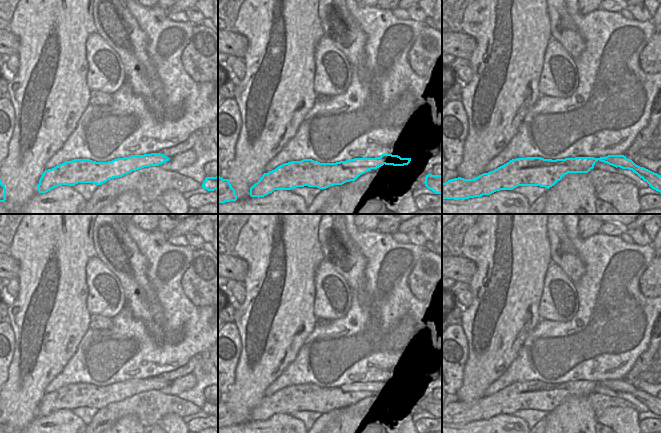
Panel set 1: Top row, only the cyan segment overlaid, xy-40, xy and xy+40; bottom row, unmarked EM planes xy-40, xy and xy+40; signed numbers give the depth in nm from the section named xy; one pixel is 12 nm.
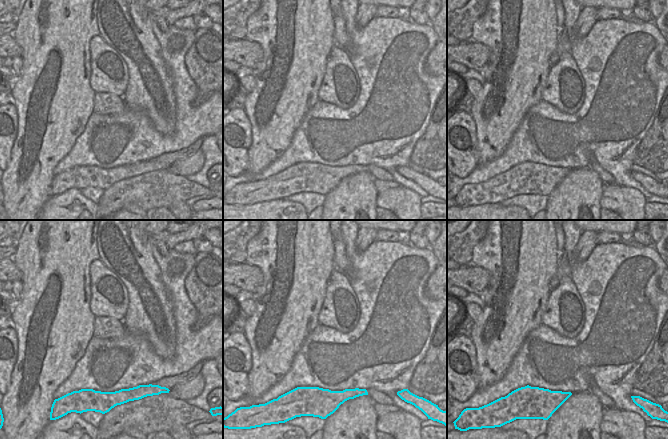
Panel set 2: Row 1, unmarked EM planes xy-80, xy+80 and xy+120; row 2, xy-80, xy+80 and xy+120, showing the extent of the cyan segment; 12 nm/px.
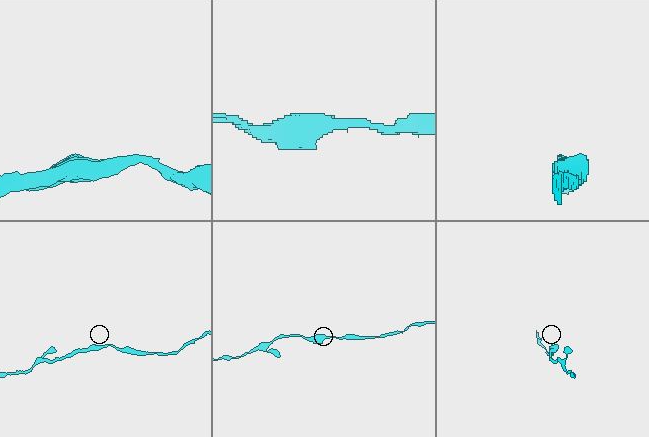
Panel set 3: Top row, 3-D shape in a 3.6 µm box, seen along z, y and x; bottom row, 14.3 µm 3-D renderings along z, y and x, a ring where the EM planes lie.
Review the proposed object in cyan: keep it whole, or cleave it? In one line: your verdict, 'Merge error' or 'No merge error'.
No merge error.

